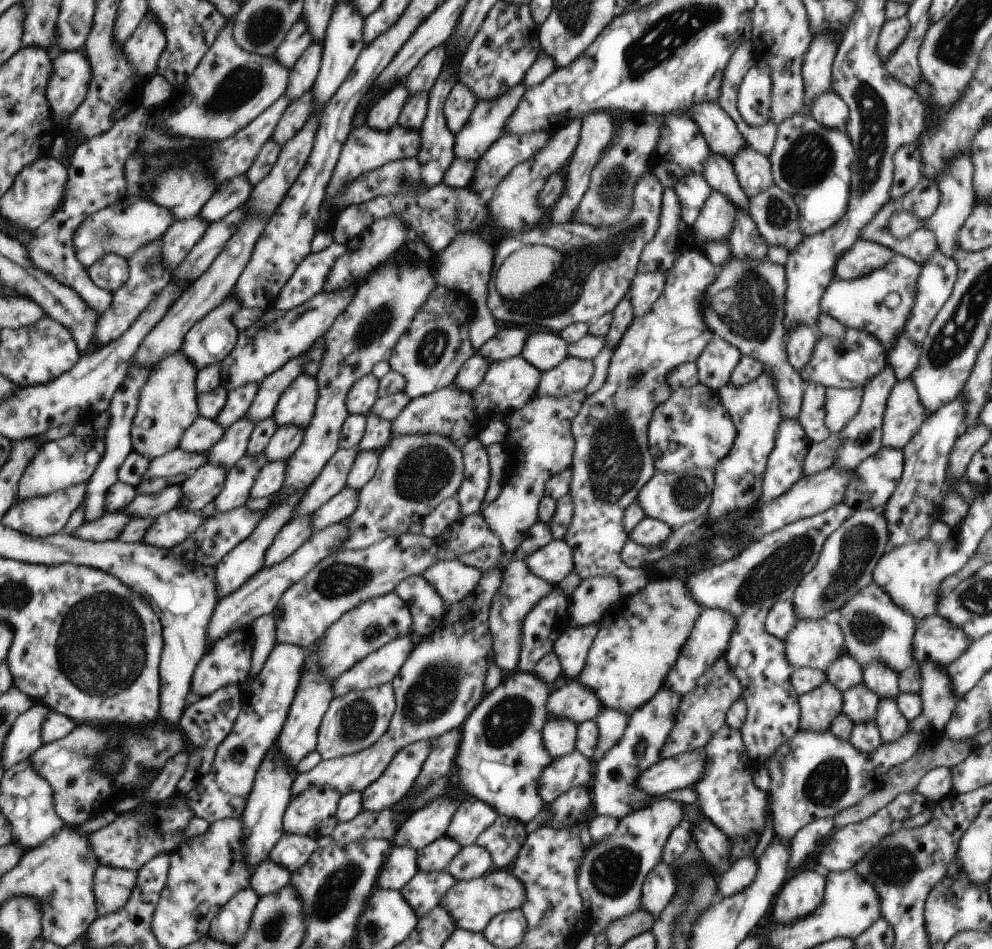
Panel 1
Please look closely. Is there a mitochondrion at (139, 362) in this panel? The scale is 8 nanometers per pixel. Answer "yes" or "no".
no

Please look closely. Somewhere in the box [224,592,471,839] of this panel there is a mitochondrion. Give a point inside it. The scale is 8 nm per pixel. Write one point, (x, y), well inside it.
(356, 722)

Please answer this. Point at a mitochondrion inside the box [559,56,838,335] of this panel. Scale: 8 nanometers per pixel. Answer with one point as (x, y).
(808, 159)

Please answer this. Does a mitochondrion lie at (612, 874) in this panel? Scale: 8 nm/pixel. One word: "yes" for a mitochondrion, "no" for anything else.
yes

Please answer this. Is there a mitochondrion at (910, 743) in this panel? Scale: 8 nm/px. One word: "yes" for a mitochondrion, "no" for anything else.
no

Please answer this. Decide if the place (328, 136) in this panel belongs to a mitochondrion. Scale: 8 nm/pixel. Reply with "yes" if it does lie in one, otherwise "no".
no

